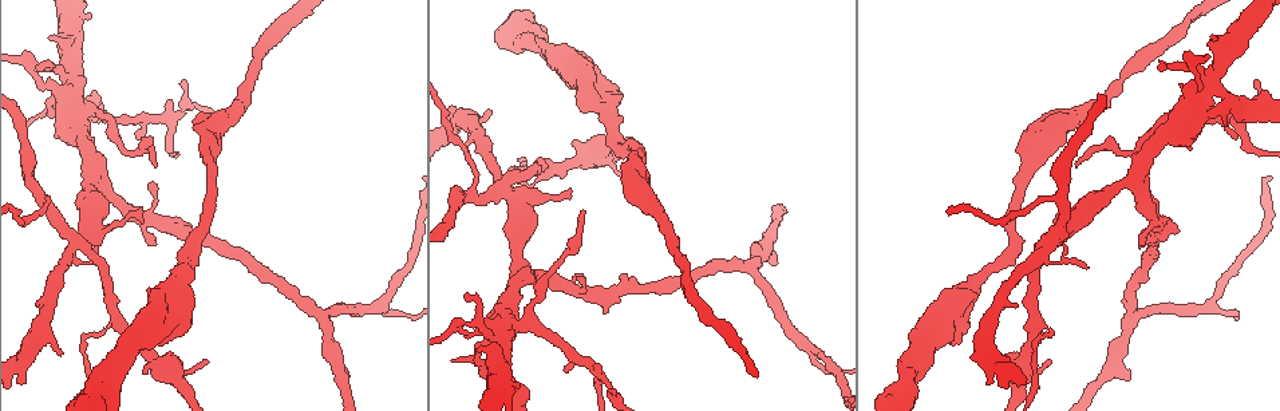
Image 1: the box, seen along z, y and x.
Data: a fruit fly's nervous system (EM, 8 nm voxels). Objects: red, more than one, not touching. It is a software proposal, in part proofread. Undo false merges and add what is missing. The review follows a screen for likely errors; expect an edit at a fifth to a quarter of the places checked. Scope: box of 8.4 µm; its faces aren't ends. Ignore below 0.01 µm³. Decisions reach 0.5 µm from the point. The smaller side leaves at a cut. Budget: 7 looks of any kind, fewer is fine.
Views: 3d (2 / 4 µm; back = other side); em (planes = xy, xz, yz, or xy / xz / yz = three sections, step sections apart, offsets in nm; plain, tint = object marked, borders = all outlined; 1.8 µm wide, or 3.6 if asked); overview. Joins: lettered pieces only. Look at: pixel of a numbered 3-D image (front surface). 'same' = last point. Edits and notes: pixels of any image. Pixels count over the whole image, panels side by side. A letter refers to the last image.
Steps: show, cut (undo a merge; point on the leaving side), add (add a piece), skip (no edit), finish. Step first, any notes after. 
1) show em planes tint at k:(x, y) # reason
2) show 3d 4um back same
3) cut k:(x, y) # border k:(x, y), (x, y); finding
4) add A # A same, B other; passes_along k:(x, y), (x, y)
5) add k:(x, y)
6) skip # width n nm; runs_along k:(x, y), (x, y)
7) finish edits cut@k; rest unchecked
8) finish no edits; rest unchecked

show em planes tint at 1:(206, 359) # an open end

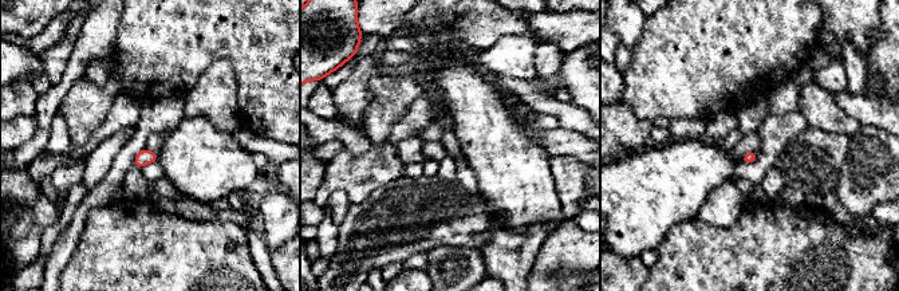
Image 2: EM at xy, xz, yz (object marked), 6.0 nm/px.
show em planes borders same # see the neighbours

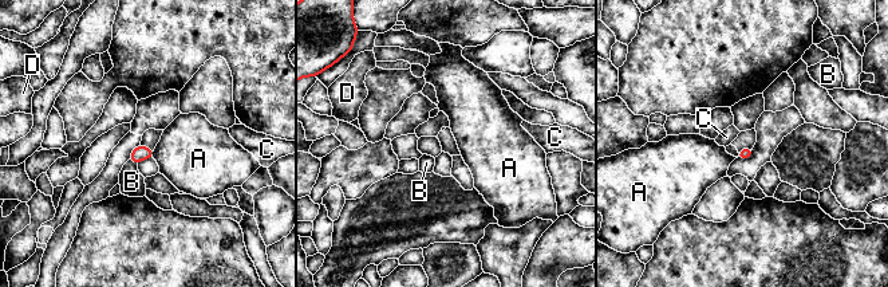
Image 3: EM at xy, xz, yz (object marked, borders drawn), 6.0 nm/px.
skip # longest_contact B 70 nm; A other, B other, C other, D other; none of them fits

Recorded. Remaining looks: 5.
show em 3.6um xy step 4 tint at 1:(508, 192) # sudden change in width

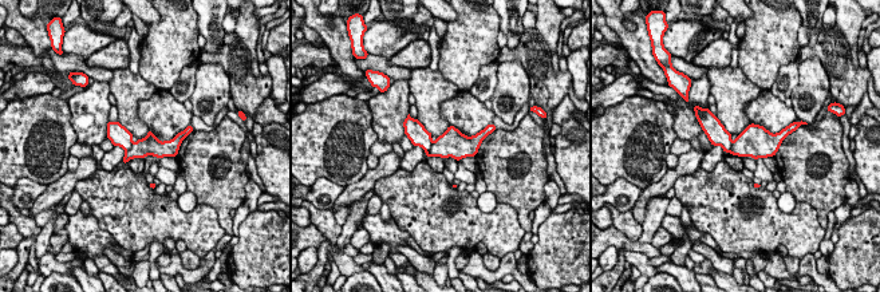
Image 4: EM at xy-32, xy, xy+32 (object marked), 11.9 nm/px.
show em 3.6um planes tint same # another direction

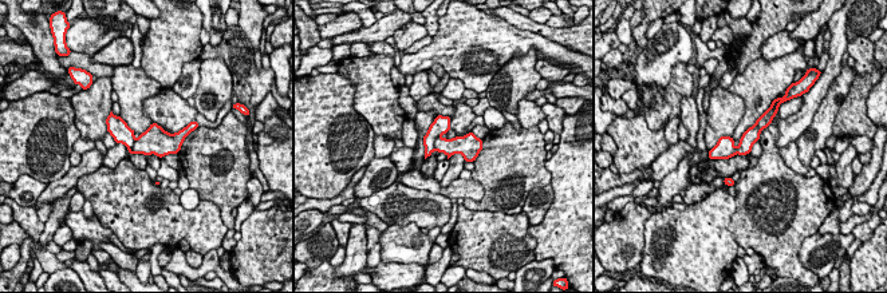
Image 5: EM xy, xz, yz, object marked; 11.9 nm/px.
show em 3.6um planes borders same # see the neighbours

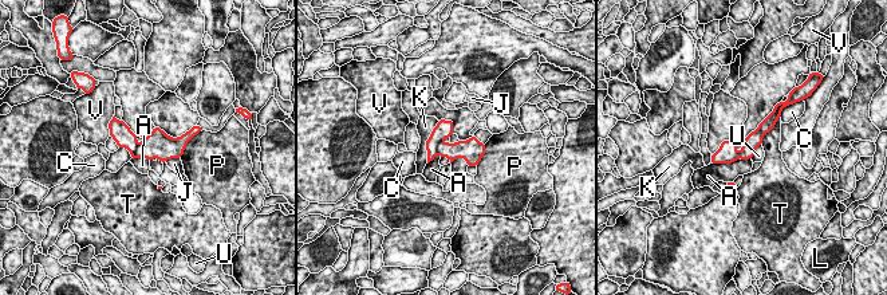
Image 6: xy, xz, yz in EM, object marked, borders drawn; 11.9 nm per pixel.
cut 6:(444, 129) # A other, C other, J other, K other, L other, P other, T other, U other, V other; border 6:(441, 140), (437, 145), (437, 153); two neurons meet here

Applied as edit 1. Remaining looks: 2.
show 3d 2um back at 1:(1230, 118) # a fork

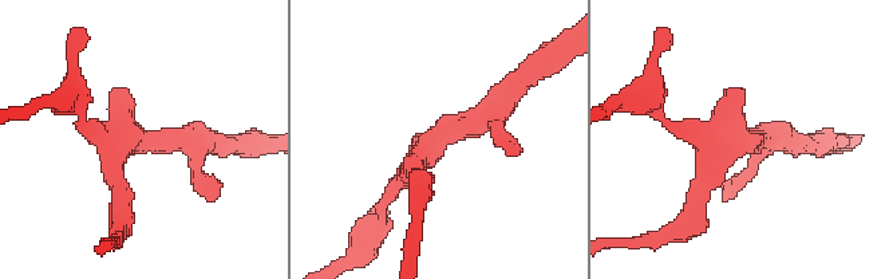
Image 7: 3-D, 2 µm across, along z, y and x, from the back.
show em planes borders at 7:(431, 151) # arms 3; arm_widths 160, 180, 190 nm; now the EM

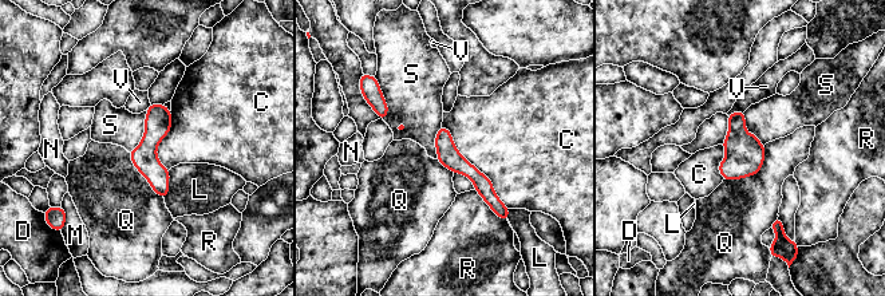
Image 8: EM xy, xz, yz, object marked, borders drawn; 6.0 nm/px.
skip # longest_contact C 650 nm; C other, D other, L other, M other, N other, Q other, R other, S other, V other; border 8:(147, 110), (143, 137), (129, 152); continuous, no second neuron

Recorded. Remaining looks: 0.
finish edits cut@6; rest unchecked

